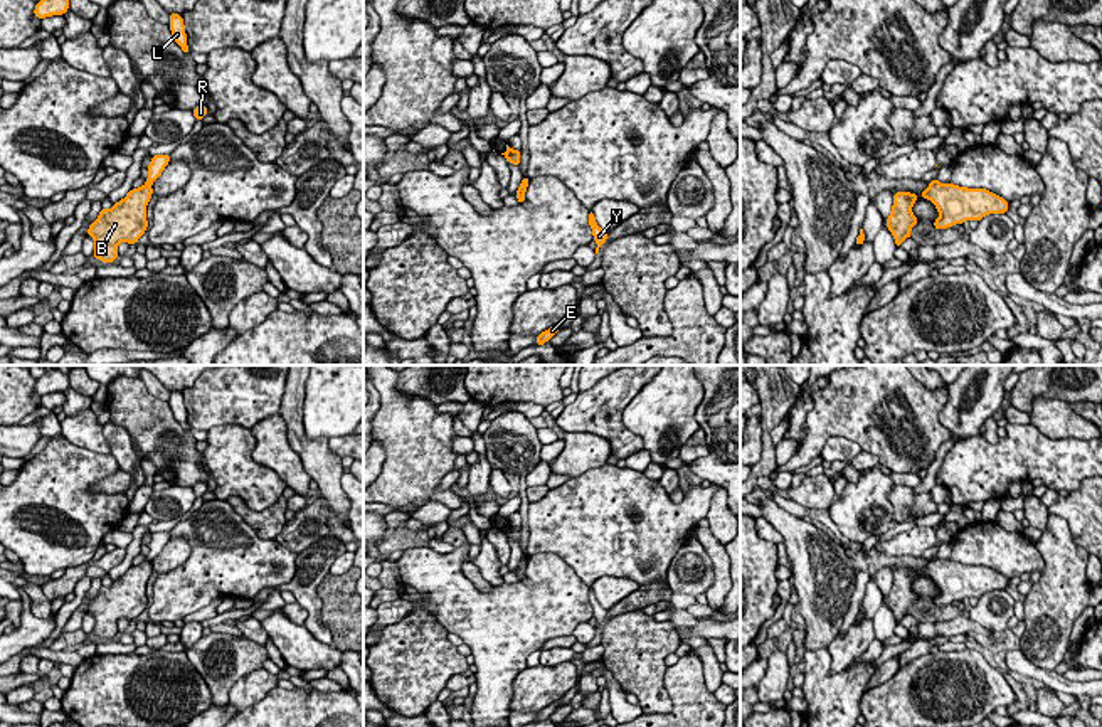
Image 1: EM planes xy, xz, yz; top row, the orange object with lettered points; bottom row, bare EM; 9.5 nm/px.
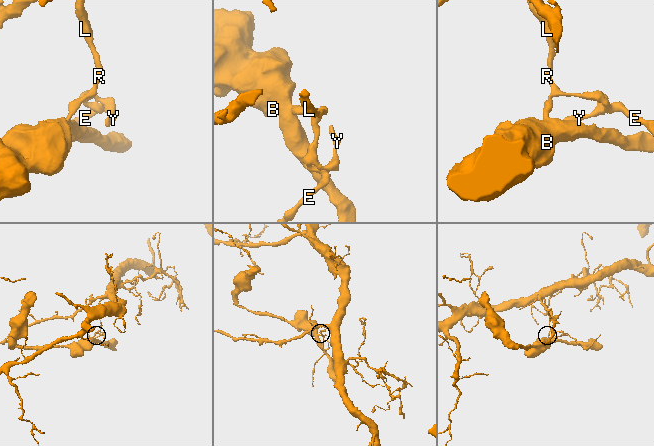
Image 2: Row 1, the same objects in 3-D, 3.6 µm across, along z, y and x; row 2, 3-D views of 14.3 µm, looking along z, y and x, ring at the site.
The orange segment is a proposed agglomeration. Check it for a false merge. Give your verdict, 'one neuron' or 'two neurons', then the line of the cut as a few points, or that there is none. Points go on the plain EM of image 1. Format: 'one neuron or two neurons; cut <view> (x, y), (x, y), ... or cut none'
two neurons; cut xy (147, 559), (150, 562)

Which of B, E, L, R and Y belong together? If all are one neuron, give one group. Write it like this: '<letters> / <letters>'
B / E L R Y

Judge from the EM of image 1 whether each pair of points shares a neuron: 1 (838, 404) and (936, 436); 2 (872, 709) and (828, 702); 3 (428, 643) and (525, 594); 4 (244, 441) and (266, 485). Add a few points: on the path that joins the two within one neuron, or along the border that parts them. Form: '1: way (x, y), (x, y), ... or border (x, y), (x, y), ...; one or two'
1: way (865, 391), (872, 386), (899, 386), (921, 409); one
2: border (863, 694), (858, 709); two
3: border (413, 610), (428, 610), (448, 631); two
4: way (244, 451), (244, 463), (256, 475); one

